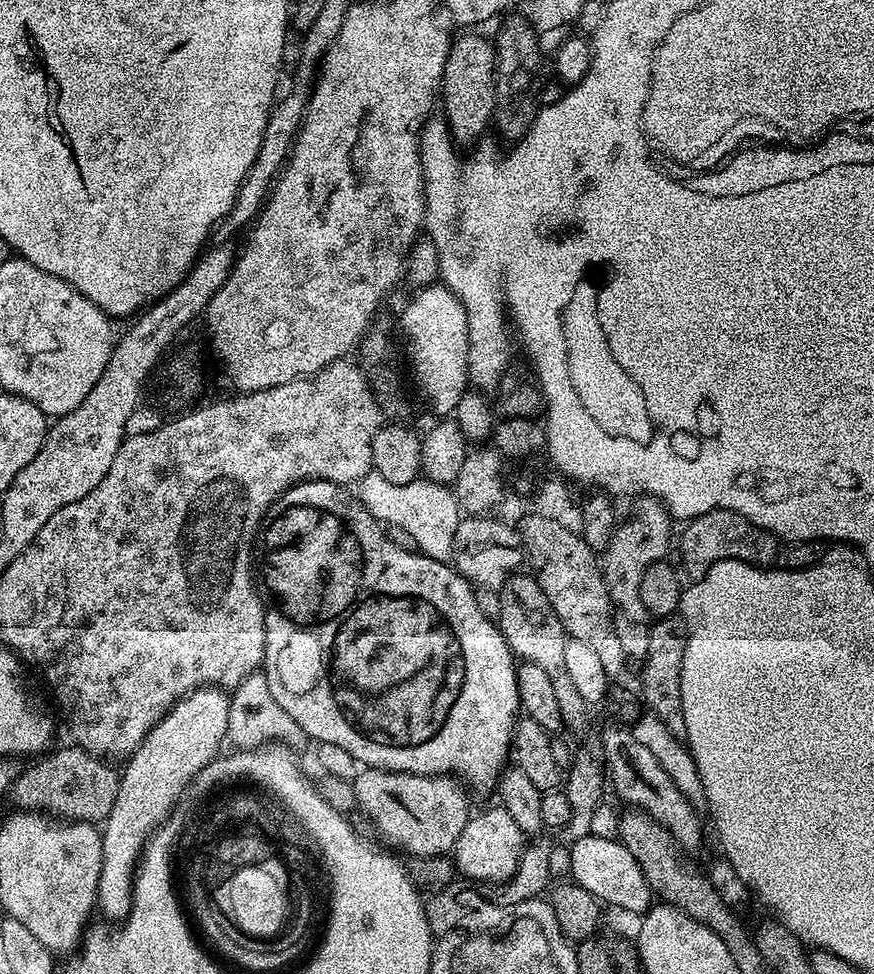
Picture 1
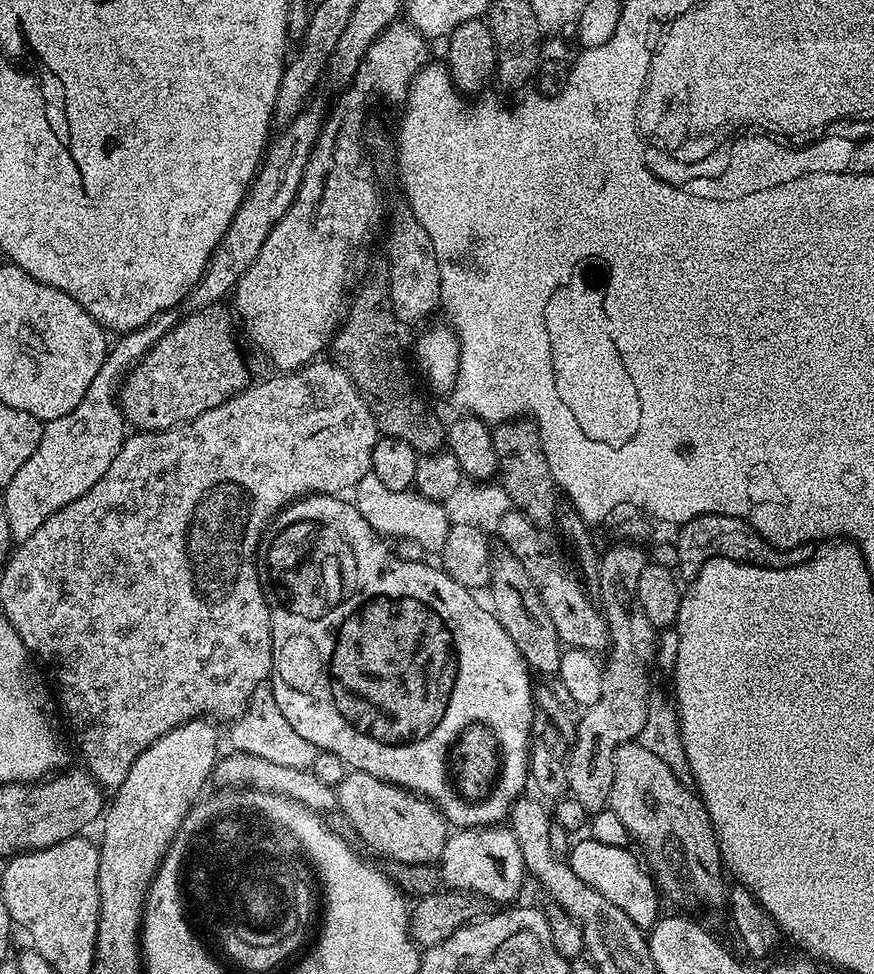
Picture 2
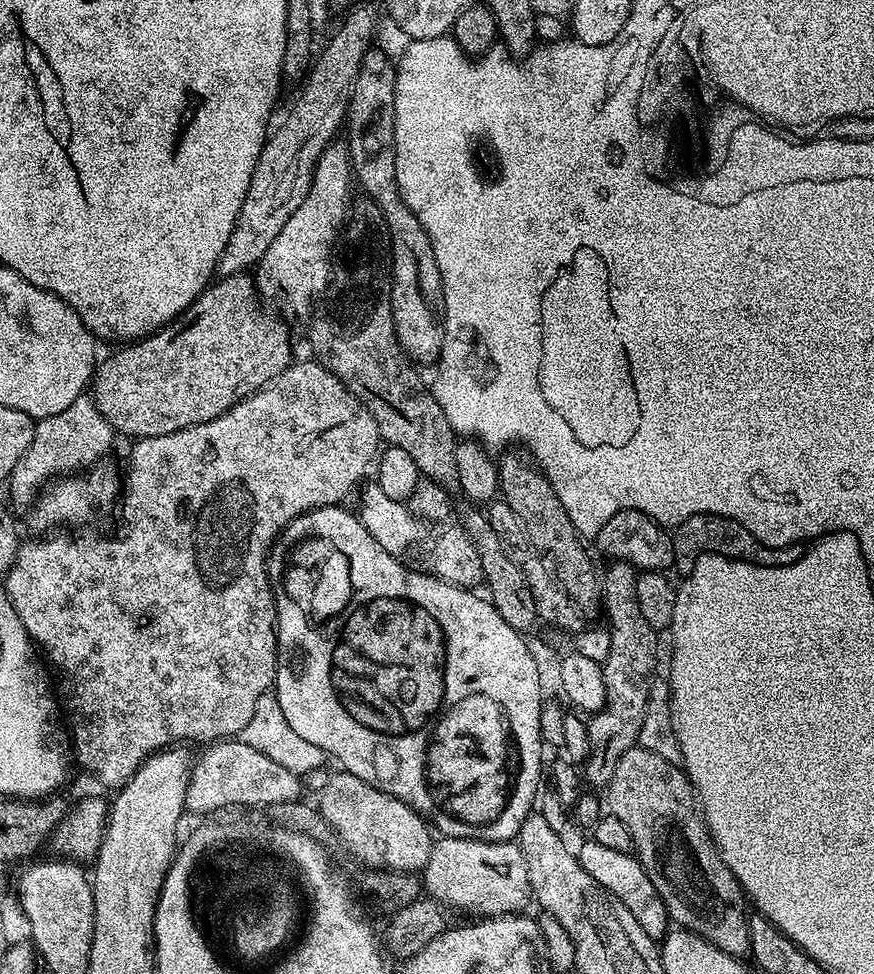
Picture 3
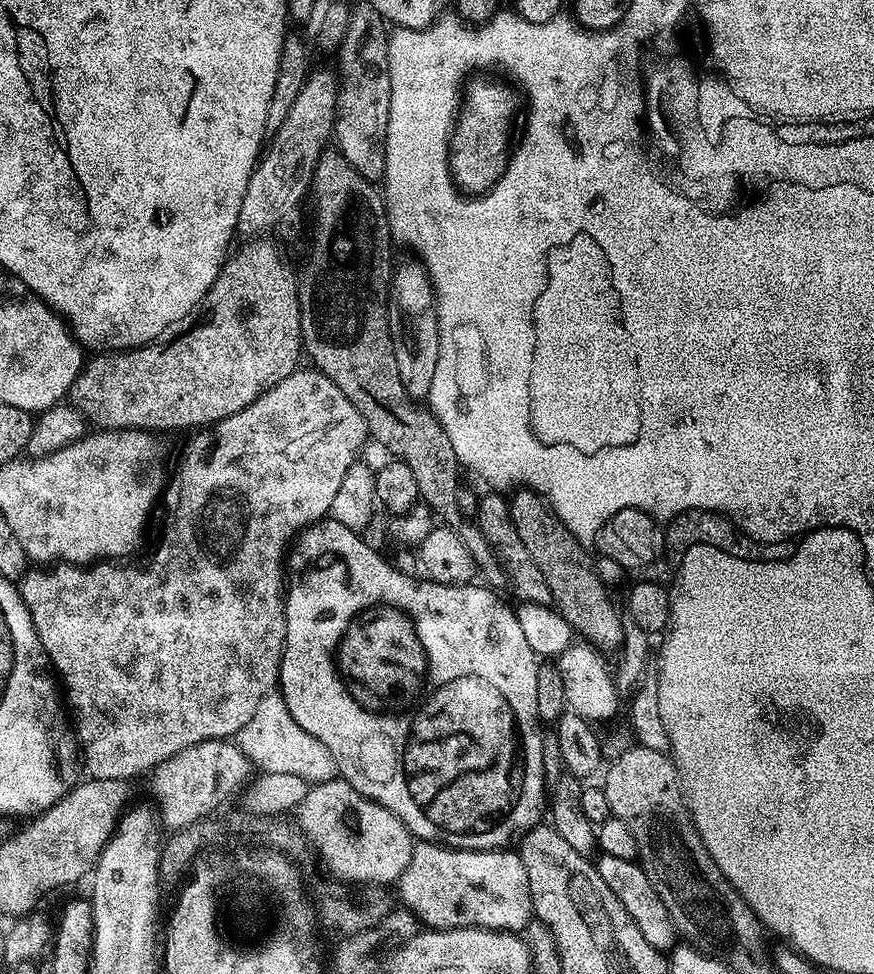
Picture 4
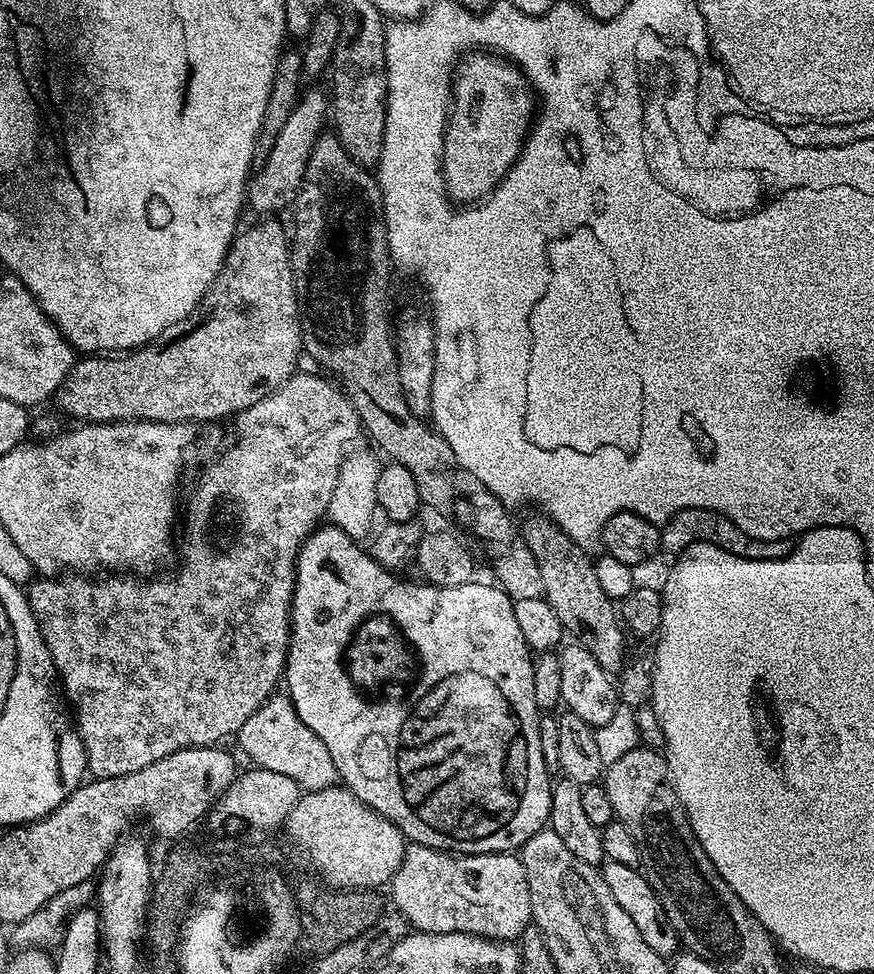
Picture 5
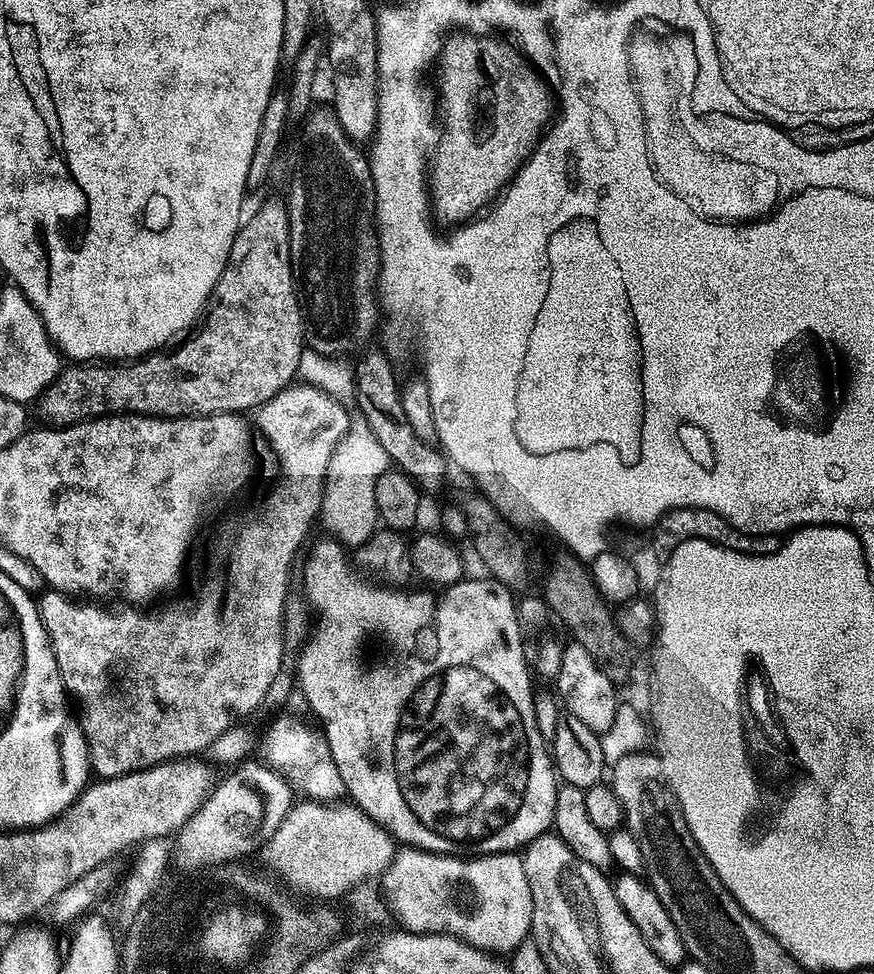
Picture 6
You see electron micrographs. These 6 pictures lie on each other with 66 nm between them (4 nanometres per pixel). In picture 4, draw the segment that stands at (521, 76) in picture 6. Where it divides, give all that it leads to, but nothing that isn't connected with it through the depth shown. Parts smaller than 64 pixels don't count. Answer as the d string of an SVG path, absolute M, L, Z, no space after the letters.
M488 88L470 92L467 93L456 122L454 139L450 144L449 163L457 185L465 193L483 194L502 178L506 167L504 132L512 128L512 106L509 98L502 92Z

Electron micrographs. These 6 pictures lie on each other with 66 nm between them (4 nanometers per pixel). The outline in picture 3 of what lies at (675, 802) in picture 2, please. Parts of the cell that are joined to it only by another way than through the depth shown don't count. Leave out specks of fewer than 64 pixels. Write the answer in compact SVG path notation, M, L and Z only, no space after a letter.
M637 746L626 750L626 754L618 758L618 766L614 766L612 781L606 785L606 792L607 811L618 817L626 825L626 830L630 830L632 852L639 860L642 870L646 870L650 882L654 882L654 890L658 890L662 902L666 902L671 923L718 946L718 950L726 954L737 958L747 957L750 946L750 912L749 909L744 909L744 890L721 858L716 843L712 841L712 836L704 825L704 817L696 803L692 783L684 775L683 767L671 764L658 754Z

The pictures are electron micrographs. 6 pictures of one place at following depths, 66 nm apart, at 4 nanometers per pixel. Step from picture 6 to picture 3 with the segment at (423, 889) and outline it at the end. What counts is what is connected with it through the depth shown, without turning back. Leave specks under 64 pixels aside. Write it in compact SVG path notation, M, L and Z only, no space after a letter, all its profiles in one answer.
M440 836L433 843L430 858L422 869L422 888L445 909L453 913L469 912L472 918L520 914L530 904L526 862L516 842L486 842Z

